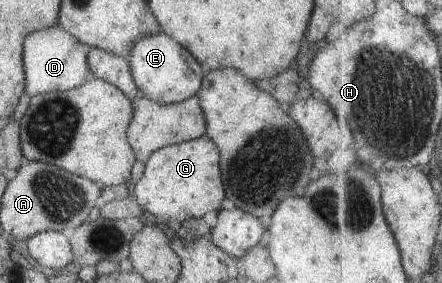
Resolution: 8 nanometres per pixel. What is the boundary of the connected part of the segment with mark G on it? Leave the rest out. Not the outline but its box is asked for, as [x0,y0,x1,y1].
[130,135,226,223]

